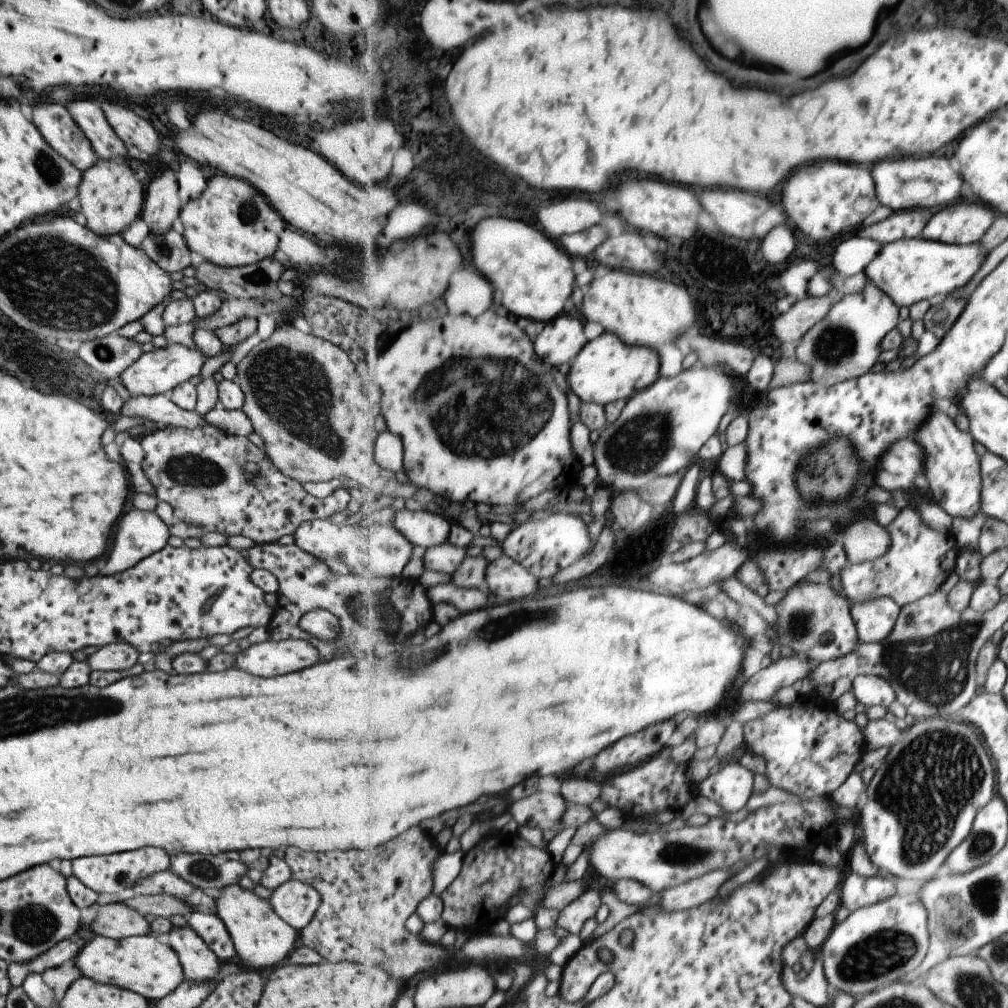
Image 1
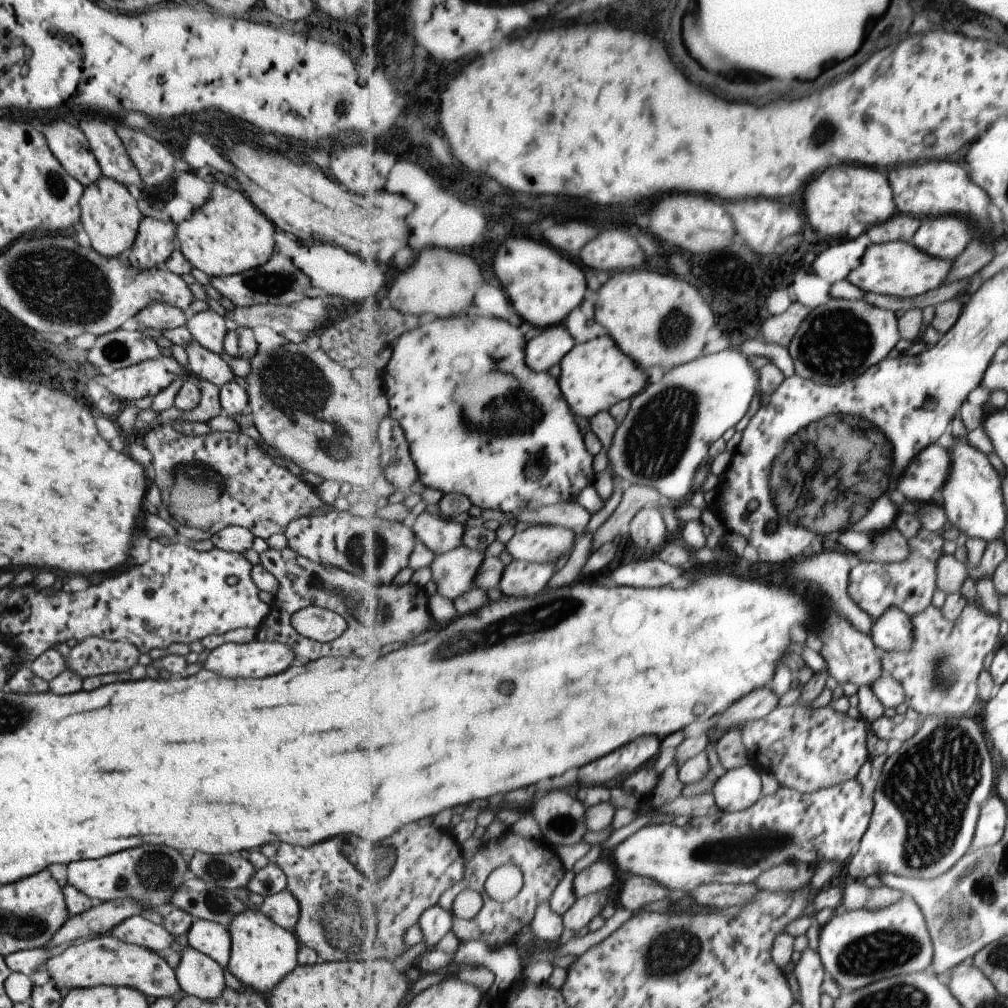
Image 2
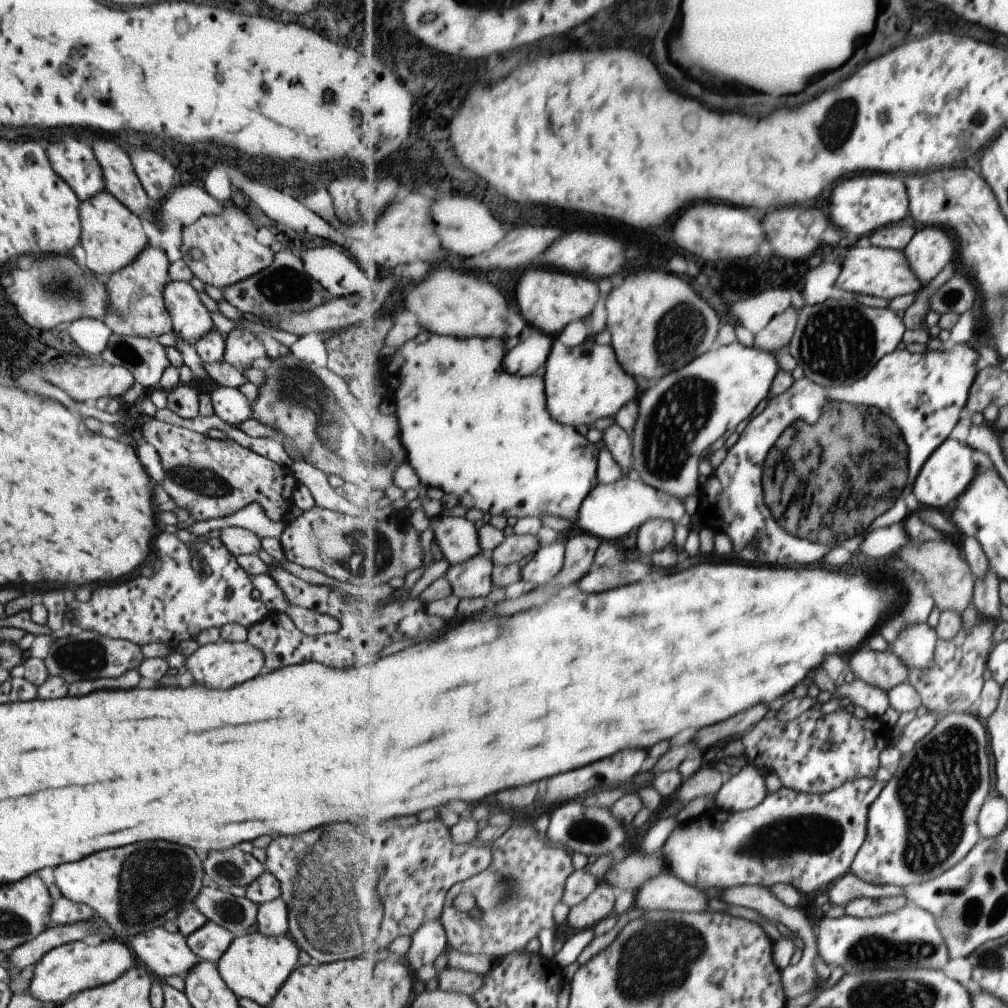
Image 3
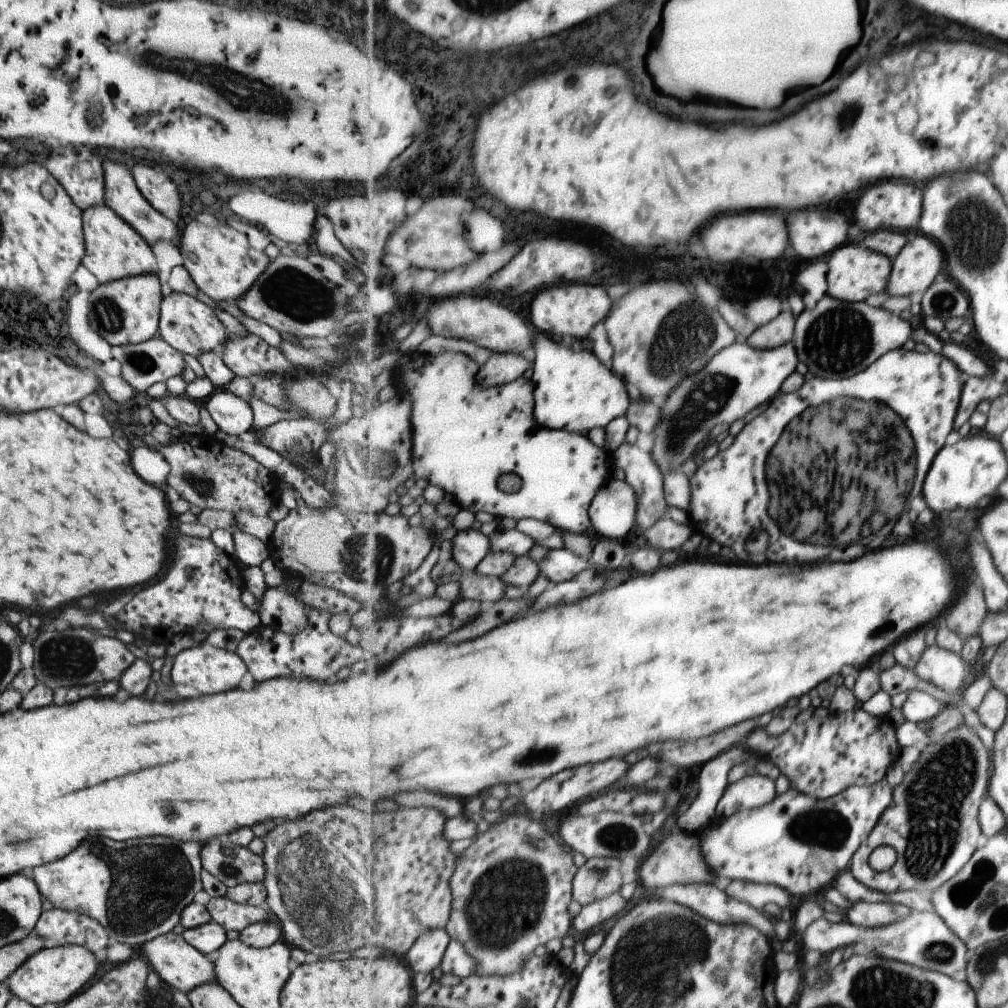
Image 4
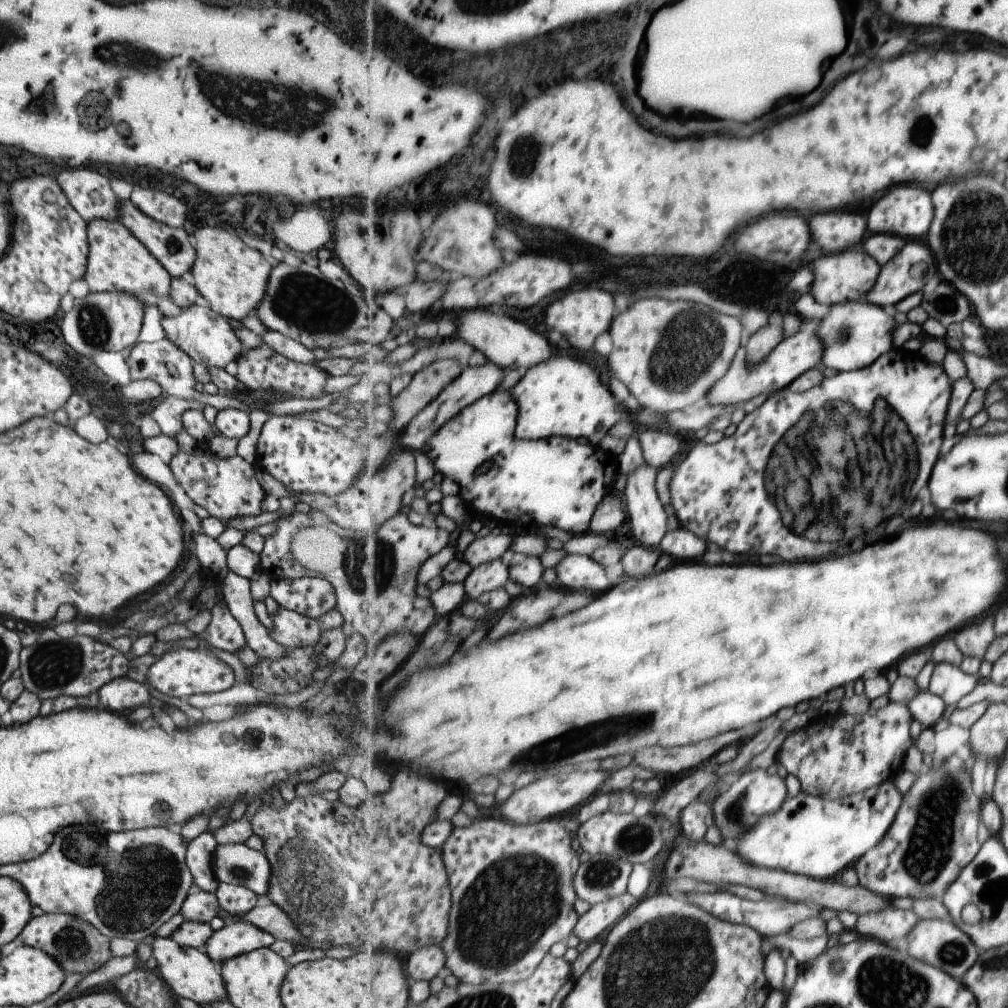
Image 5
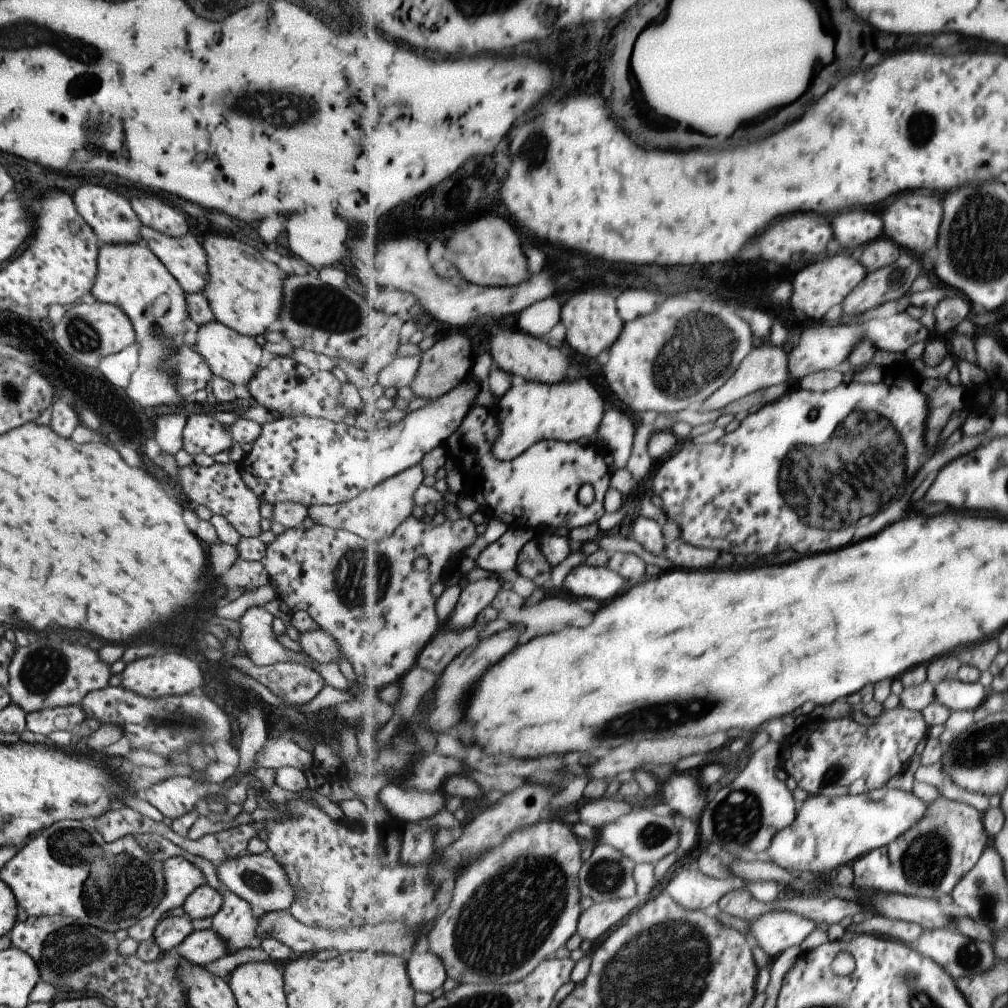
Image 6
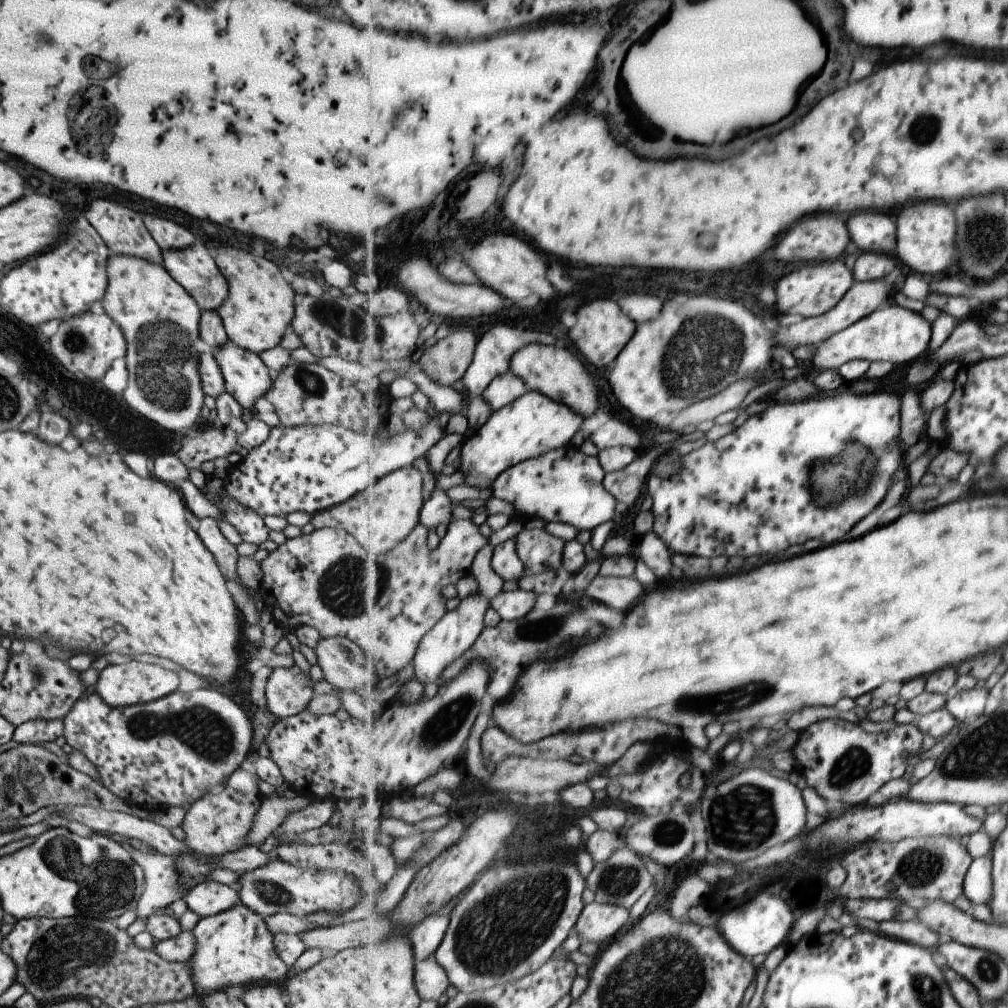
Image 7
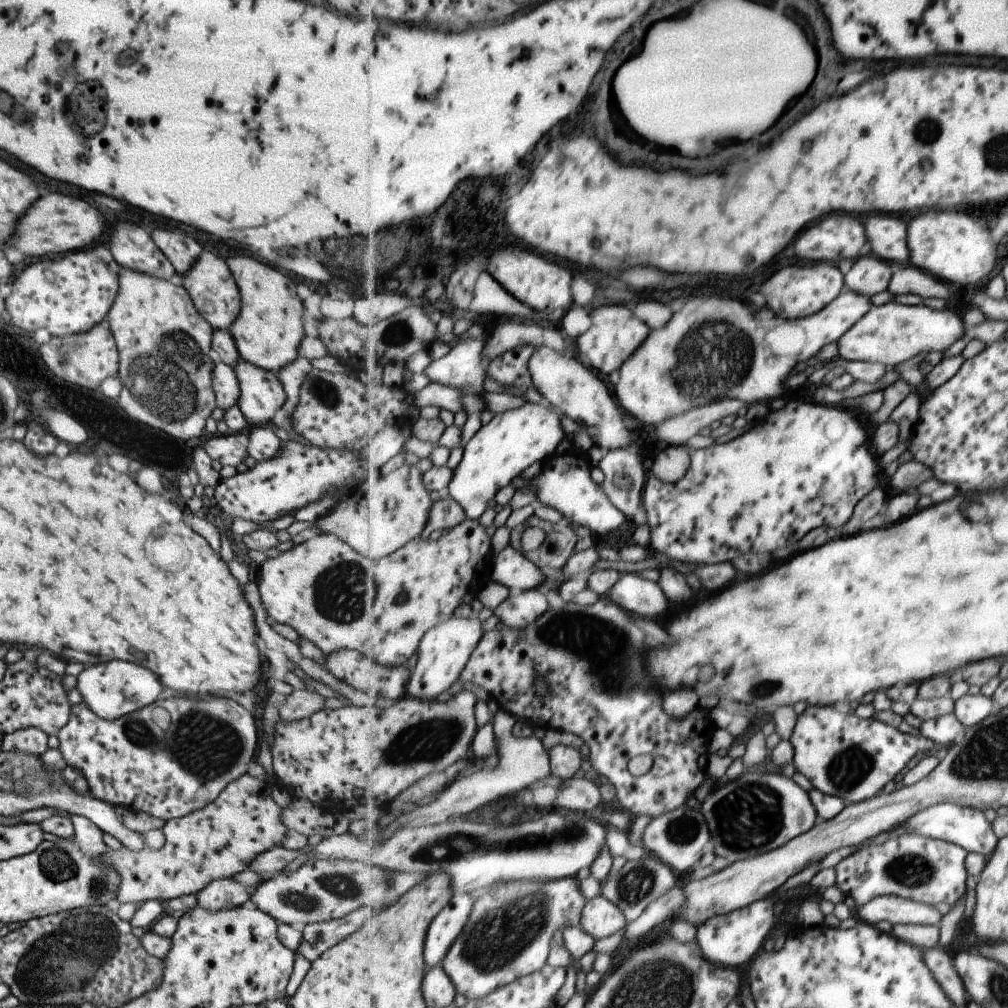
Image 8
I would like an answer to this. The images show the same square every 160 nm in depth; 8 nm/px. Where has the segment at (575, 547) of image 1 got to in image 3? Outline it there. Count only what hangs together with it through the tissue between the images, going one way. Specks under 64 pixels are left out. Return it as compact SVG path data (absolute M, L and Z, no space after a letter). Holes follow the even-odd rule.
M534 534L509 535L495 550L492 556L496 565L507 566L521 562L523 558L541 549L541 542Z

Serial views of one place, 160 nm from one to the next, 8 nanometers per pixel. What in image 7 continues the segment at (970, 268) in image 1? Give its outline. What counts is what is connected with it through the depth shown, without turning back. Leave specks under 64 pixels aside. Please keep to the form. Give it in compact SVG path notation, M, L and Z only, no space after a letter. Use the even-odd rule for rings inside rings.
M843 258L803 267L789 276L784 276L776 285L779 310L783 314L801 315L803 319L818 317L835 308L857 280L853 270L847 268Z

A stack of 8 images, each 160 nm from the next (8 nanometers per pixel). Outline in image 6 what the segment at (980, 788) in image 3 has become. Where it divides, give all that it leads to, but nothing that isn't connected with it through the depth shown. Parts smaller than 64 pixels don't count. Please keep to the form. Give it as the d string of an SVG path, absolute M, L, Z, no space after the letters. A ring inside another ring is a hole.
M943 795L928 806L931 808L927 817L919 825L912 826L891 845L872 850L852 863L856 876L853 885L926 899L952 894L960 880L980 861L989 842L983 813L977 807Z

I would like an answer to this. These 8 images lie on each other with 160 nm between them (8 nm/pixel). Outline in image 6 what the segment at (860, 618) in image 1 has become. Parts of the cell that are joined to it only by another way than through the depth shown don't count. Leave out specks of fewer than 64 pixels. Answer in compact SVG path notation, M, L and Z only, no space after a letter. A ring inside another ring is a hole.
M959 676L948 678L935 685L936 698L952 711L979 708L986 701L987 690L981 682L963 682Z

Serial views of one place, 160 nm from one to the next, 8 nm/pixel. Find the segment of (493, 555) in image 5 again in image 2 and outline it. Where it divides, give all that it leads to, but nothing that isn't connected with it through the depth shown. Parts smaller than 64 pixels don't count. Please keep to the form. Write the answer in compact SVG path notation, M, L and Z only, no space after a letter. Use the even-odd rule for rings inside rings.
M420 510L412 526L416 538L435 555L448 553L463 545L465 526Z

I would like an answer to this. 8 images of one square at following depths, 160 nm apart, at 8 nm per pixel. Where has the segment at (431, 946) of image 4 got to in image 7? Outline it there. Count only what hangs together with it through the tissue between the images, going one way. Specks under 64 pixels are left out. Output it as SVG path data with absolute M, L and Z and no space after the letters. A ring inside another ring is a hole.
M435 956L418 961L416 970L419 972L417 988L423 1001L439 1000L451 985L447 972Z

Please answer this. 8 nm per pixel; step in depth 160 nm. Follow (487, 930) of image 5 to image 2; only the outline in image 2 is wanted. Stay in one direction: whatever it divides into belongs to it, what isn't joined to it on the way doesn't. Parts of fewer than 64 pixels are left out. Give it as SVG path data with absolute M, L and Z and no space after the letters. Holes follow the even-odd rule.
M506 830L498 838L481 844L479 850L467 862L467 874L461 882L458 882L452 889L443 893L440 903L443 908L453 912L453 902L457 894L463 890L472 889L480 894L483 903L479 911L472 919L463 919L454 916L455 922L453 932L460 938L461 942L483 941L491 948L509 940L517 940L517 935L525 926L531 926L536 910L540 908L540 902L549 901L556 892L556 888L566 875L563 864L559 861L557 854L542 846L538 840L533 838L521 838L521 834L513 834ZM507 864L517 865L525 874L524 885L521 892L509 902L497 902L489 896L485 890L485 883L489 875L500 866Z

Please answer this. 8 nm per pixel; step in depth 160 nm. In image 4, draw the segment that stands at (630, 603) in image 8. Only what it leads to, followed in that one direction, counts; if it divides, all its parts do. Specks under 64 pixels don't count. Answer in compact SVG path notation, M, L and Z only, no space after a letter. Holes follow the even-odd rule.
M565 547L561 549L551 549L548 551L545 557L543 557L539 562L540 573L546 576L551 584L562 583L563 581L571 580L575 574L581 574L583 570L591 568L591 562L589 562L589 557L584 559L582 556L571 552Z

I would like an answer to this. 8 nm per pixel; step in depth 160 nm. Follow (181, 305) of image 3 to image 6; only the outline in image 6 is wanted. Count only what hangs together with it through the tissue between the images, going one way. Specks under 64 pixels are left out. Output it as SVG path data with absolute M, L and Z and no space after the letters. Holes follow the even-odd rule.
M215 319L197 327L196 339L191 348L201 355L213 375L224 378L233 384L239 384L239 386L246 386L265 358L263 350L251 337L231 330Z

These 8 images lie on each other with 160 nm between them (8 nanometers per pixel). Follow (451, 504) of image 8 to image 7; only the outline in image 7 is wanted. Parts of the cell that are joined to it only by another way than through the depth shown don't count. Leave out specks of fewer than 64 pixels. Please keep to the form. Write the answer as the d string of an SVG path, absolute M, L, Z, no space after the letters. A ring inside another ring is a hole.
M441 474L435 475L435 485L431 493L430 499L424 502L424 506L420 512L420 524L424 524L430 529L437 531L437 526L446 522L447 526L453 519L453 506L451 506L451 498L445 494L443 489L437 485Z

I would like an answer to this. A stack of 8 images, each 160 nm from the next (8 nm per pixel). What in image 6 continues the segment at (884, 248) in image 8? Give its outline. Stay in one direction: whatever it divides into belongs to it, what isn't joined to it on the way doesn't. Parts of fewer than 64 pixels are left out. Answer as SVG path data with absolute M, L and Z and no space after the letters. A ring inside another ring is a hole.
M841 212L831 220L834 238L845 251L884 236L883 219L869 212Z

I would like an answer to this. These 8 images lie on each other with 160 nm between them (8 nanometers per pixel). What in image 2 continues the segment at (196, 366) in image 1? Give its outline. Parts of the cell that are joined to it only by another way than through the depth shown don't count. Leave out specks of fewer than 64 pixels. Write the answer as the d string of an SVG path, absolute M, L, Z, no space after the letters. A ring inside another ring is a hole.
M159 355L137 364L117 369L113 373L98 374L93 380L106 388L106 393L121 402L133 401L145 396L154 397L159 390L169 386L175 378L188 373L172 355Z

